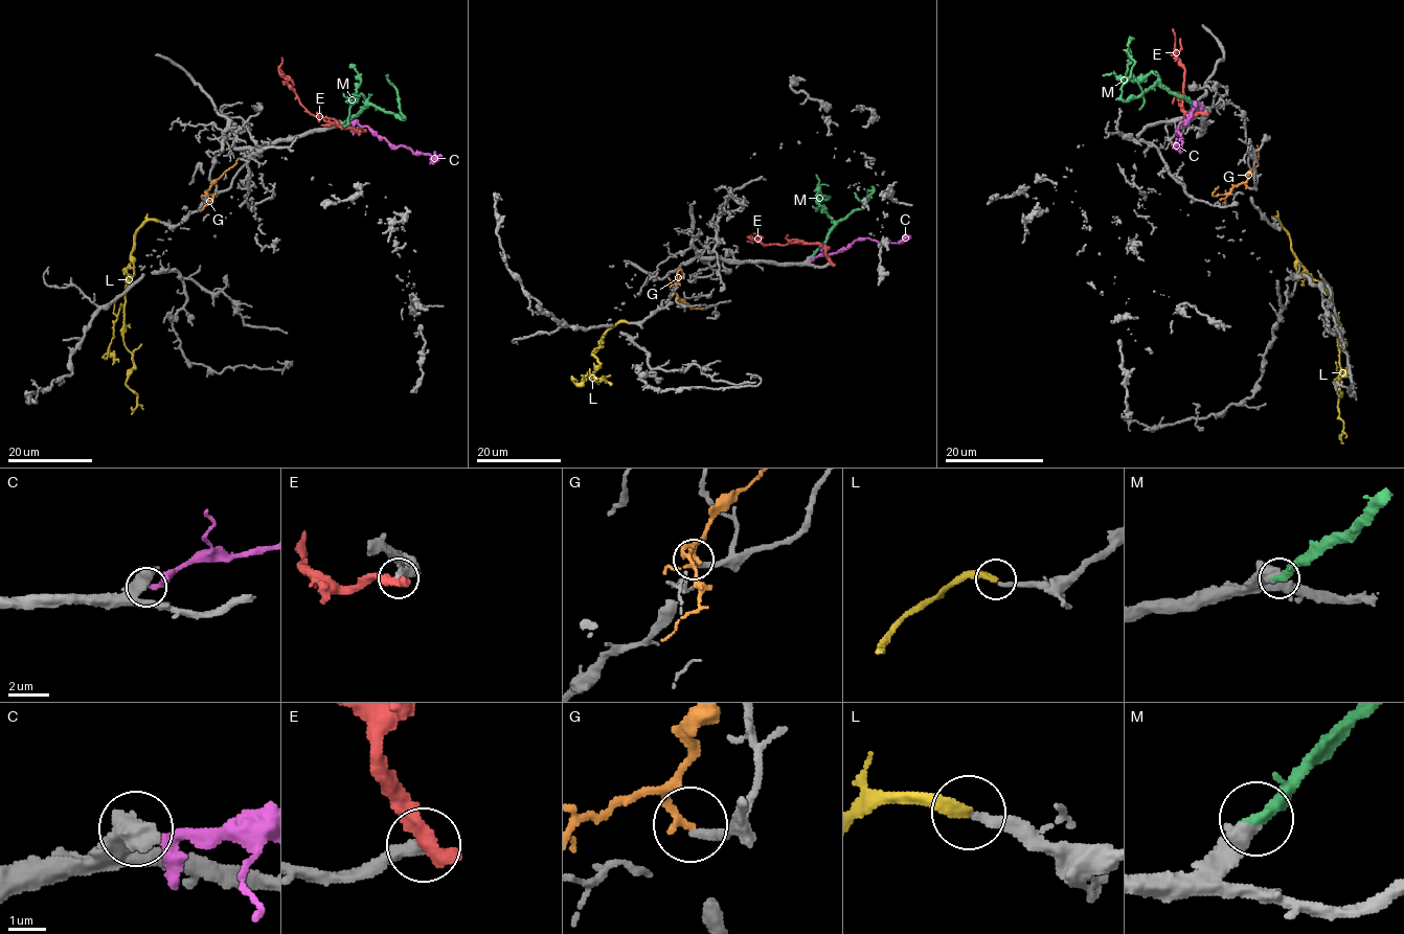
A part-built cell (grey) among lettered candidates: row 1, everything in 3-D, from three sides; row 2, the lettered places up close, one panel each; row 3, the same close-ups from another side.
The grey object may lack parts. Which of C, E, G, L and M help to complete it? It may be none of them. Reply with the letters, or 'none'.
L, M

